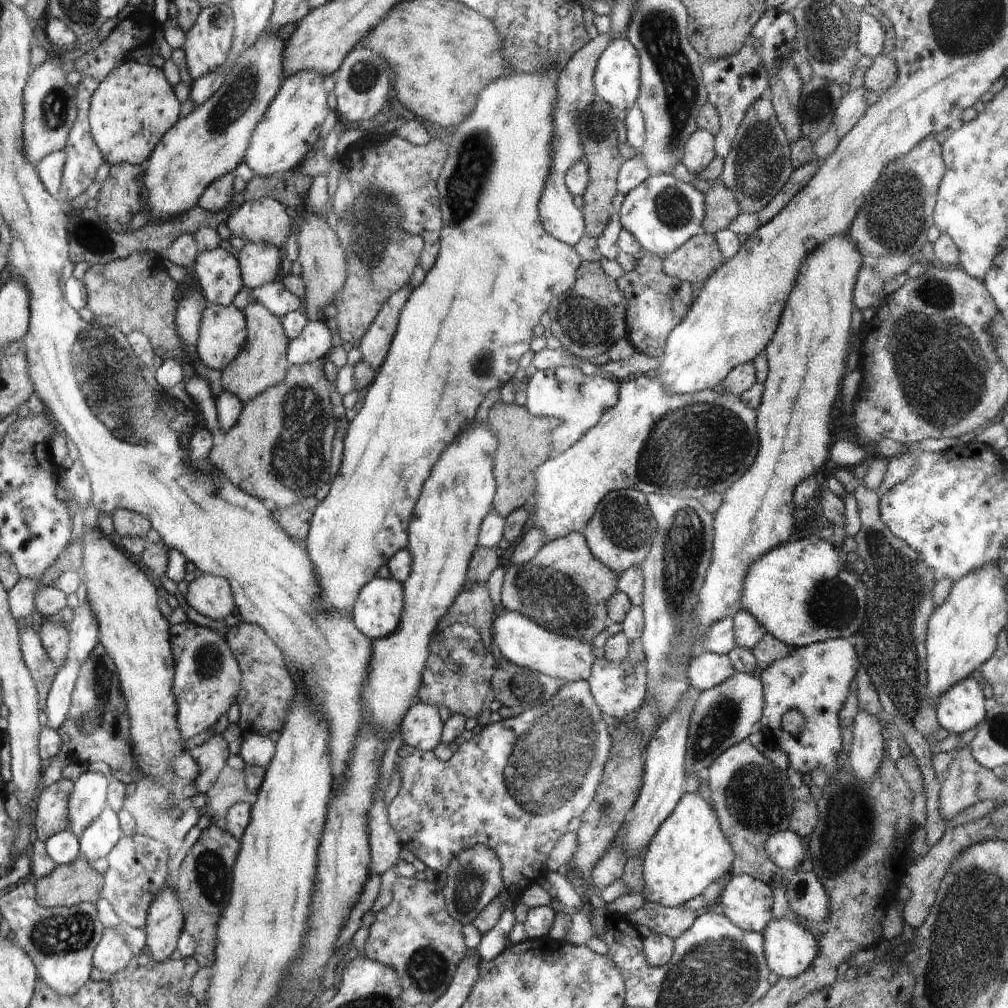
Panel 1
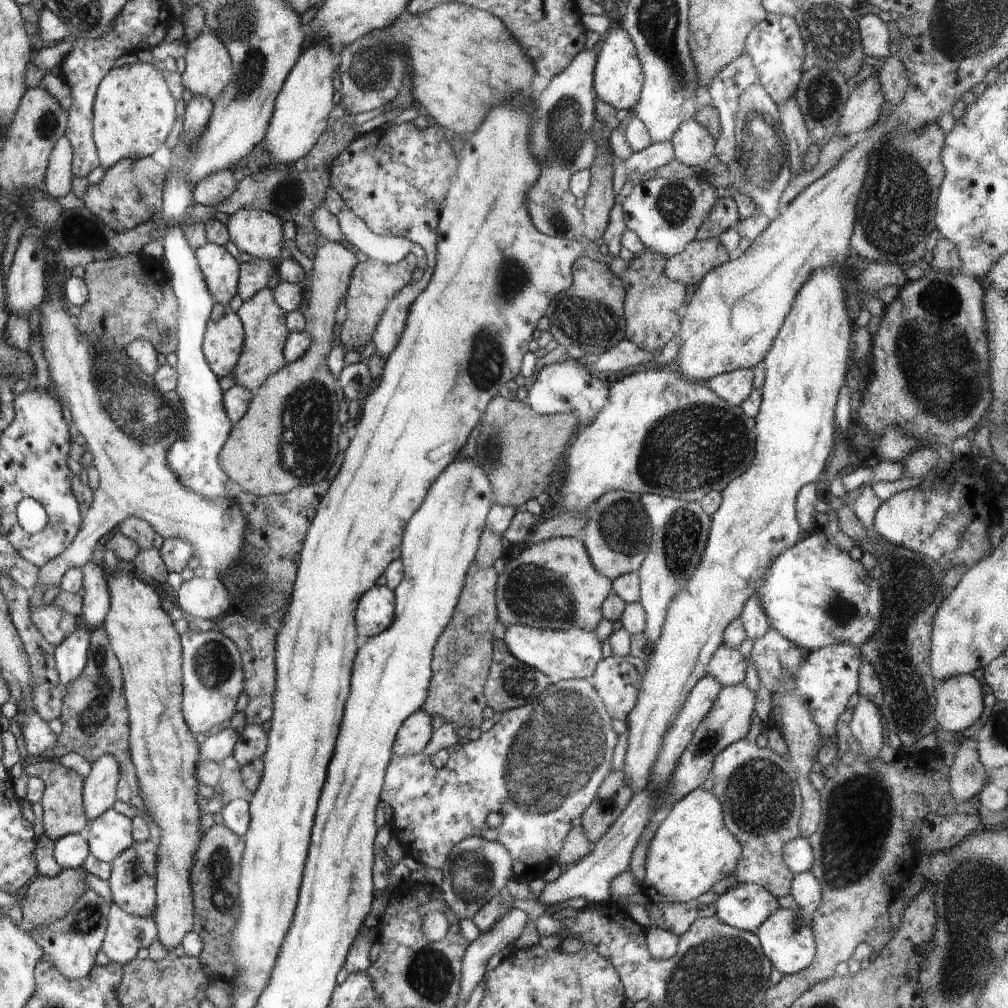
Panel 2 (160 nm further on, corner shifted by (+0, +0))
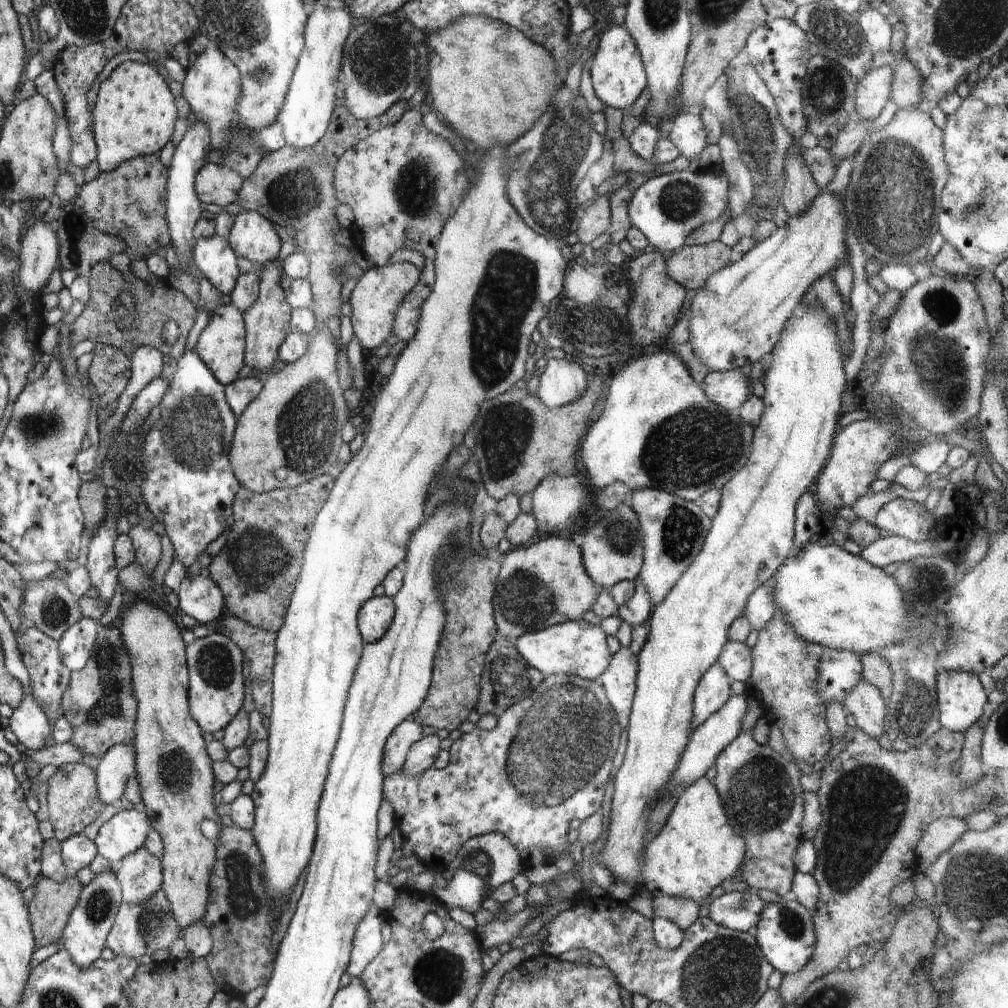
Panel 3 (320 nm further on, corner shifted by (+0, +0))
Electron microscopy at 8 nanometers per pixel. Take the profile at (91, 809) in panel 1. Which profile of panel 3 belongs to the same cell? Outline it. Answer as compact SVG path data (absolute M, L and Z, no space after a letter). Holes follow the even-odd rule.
M120 743L111 746L100 759L96 768L97 793L101 801L112 804L123 796L127 782L137 774L136 750L130 743Z

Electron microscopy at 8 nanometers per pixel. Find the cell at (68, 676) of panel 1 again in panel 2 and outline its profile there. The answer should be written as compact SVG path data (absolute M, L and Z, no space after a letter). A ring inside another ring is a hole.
M79 623L78 628L62 644L55 646L55 665L61 686L68 686L87 666L91 630Z

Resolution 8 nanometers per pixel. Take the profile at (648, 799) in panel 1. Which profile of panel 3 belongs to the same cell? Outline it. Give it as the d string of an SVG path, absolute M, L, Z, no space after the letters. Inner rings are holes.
M718 661L712 663L695 690L691 732L726 704L731 695L731 683L725 668Z

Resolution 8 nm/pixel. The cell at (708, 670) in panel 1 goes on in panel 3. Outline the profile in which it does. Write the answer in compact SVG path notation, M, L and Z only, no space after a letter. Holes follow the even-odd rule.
M730 641L723 646L718 662L725 668L732 682L747 682L753 667L751 648L745 642Z

